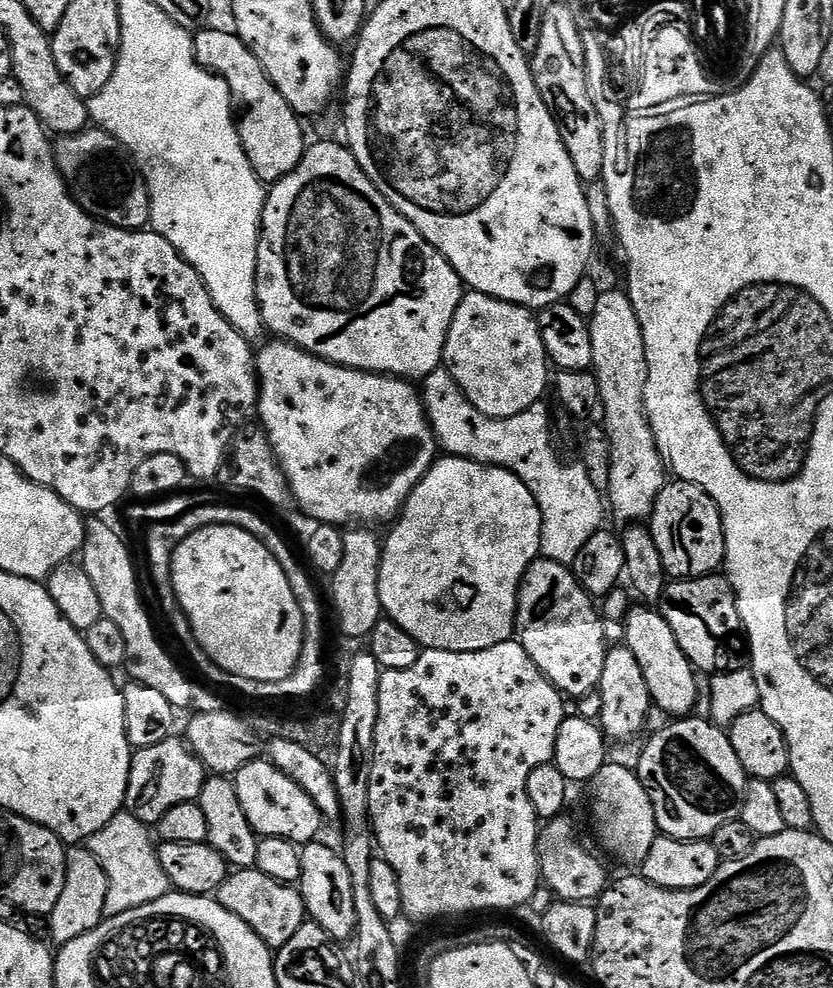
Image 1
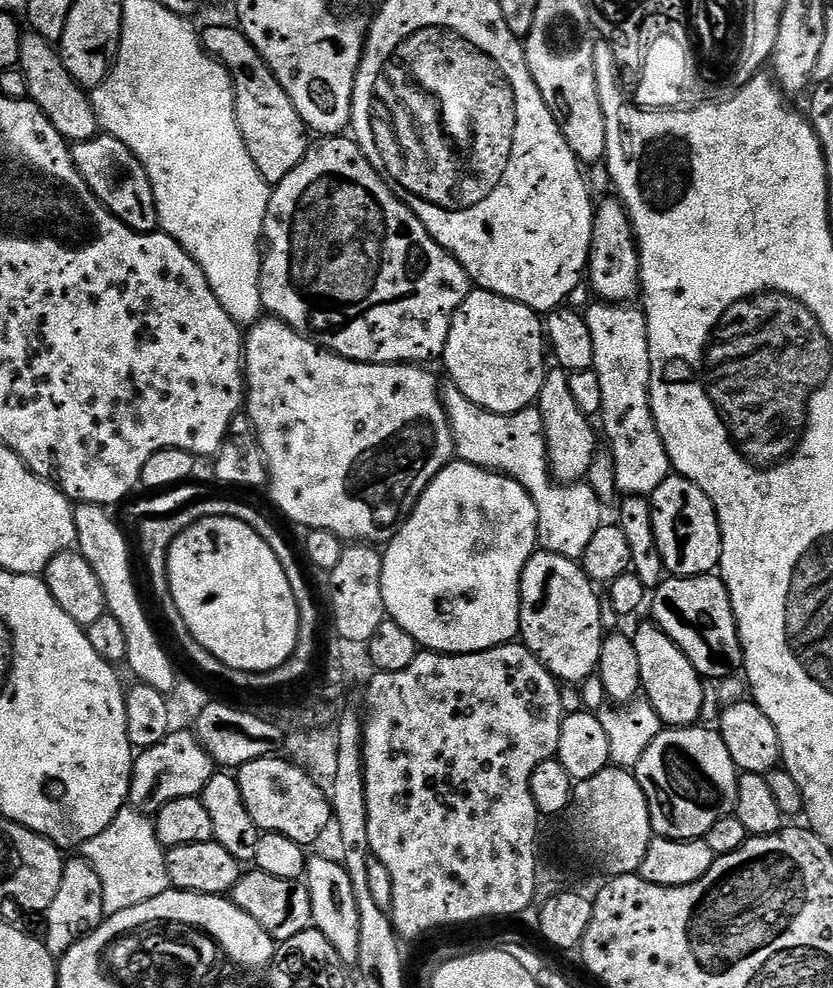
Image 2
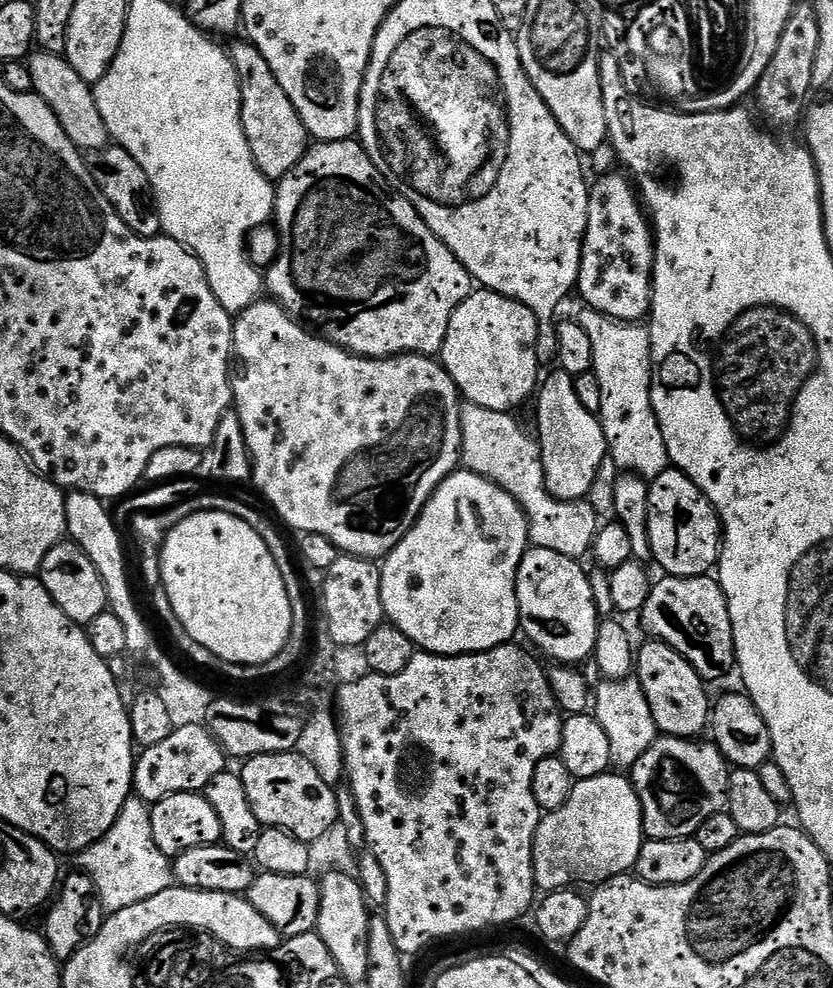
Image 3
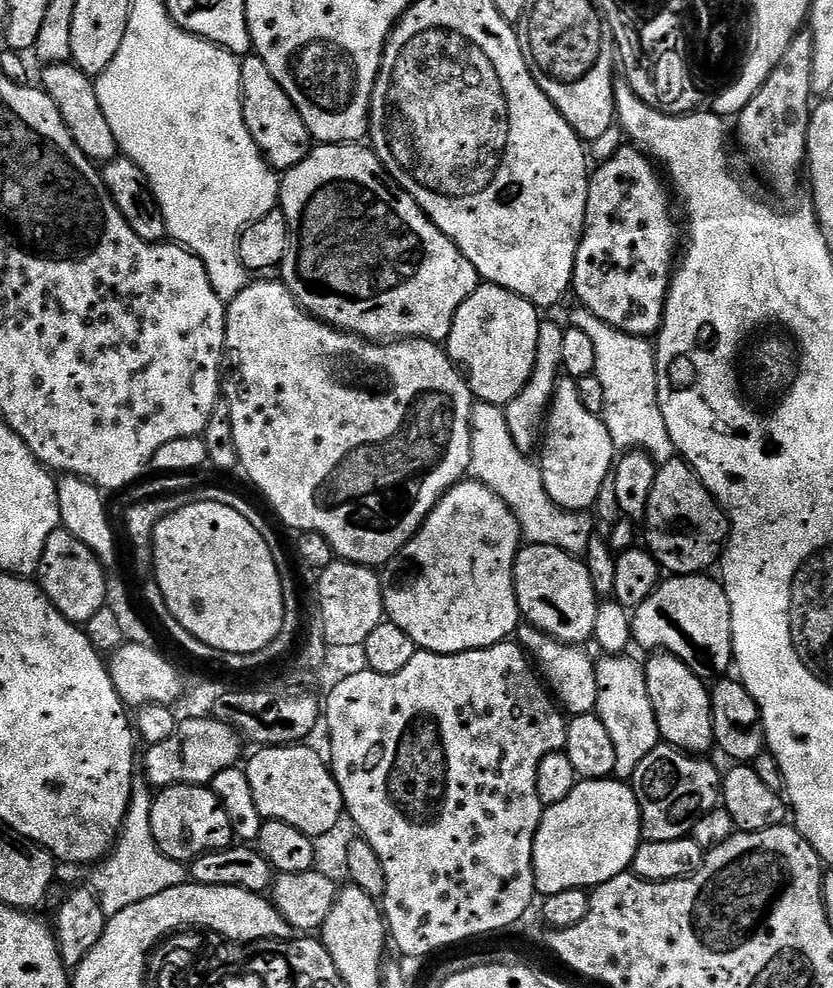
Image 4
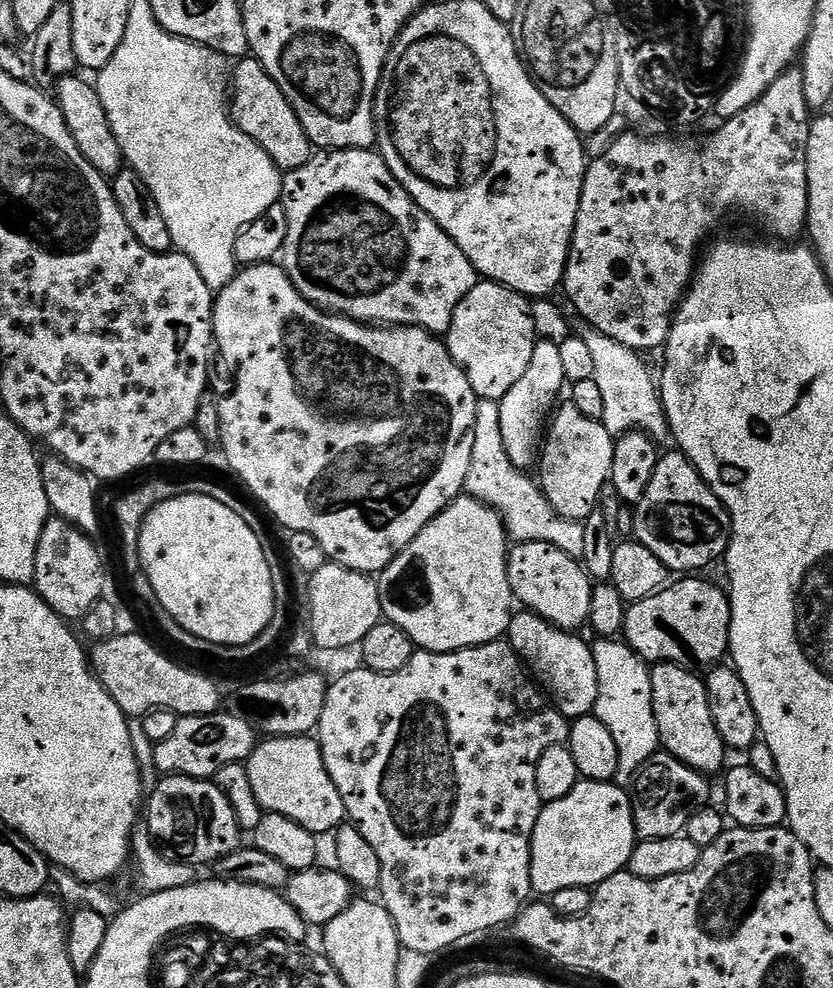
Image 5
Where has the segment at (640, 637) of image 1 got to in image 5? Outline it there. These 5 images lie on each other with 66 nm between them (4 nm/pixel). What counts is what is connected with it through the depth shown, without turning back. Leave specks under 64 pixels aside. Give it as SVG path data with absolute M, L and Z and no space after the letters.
M657 663L652 668L652 689L654 690L654 718L658 722L658 734L663 751L670 753L696 772L723 773L726 768L724 755L726 749L718 726L710 714L708 686L700 680L695 671L680 668L677 664Z

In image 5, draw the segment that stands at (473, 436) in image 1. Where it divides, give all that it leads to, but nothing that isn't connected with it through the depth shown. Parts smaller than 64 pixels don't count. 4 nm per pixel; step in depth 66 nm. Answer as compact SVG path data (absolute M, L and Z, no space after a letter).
M480 400L474 428L474 454L470 462L470 474L466 474L464 492L475 500L481 500L483 504L489 504L504 519L509 541L516 544L546 542L550 546L558 546L558 550L570 554L570 558L583 561L586 543L583 523L559 516L544 496L541 485L528 476L529 473L514 466L510 455L506 454L499 422L499 403L495 400Z

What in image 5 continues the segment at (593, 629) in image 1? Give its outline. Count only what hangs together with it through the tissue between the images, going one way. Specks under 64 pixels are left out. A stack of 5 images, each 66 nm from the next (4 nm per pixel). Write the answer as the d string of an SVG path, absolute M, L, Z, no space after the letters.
M546 542L516 544L508 554L508 581L513 597L525 609L549 620L556 628L580 630L588 624L594 581L581 561Z

